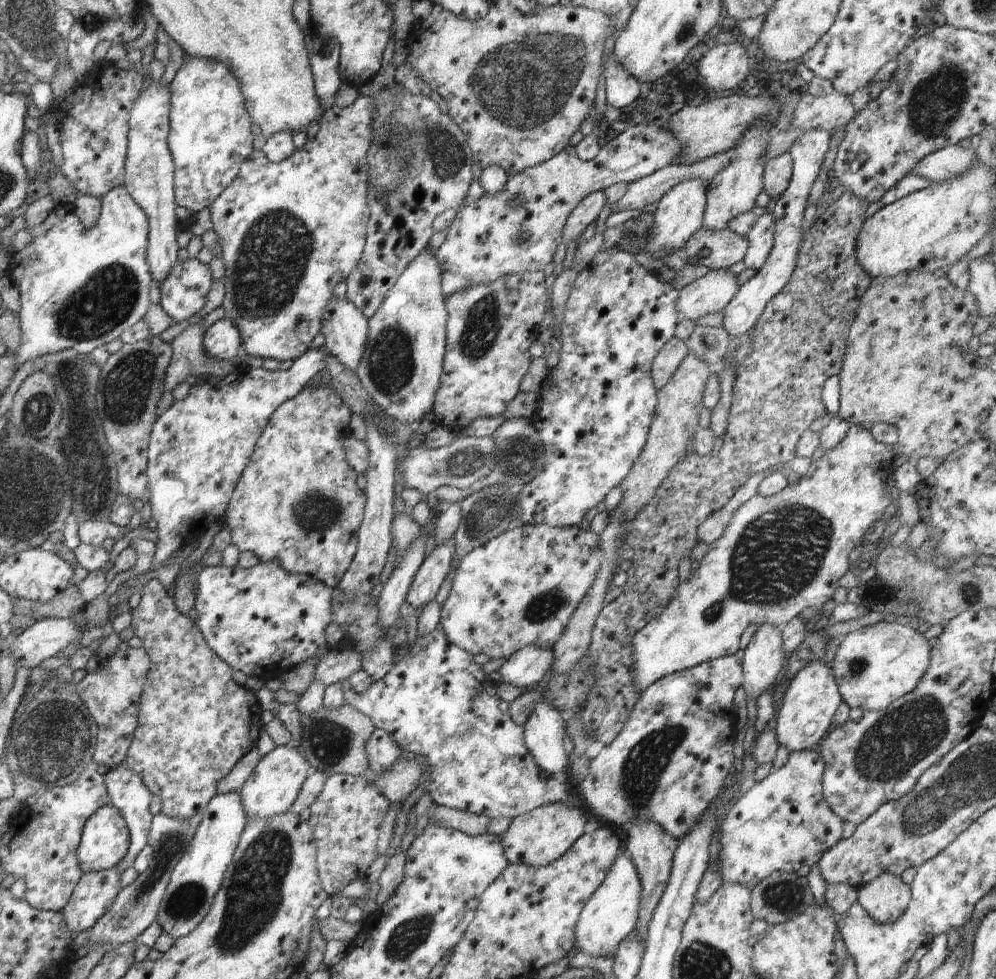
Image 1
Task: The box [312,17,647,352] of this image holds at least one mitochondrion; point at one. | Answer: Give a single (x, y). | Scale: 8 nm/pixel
(526, 83)

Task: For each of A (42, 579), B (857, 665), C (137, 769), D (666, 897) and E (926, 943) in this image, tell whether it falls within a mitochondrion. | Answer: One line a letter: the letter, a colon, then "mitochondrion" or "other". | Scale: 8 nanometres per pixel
A: other
B: mitochondrion
C: other
D: other
E: other

